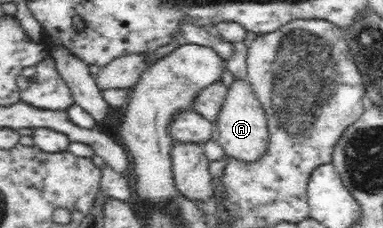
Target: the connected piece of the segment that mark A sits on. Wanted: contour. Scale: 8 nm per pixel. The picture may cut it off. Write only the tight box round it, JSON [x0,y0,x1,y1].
[215,79,270,162]

